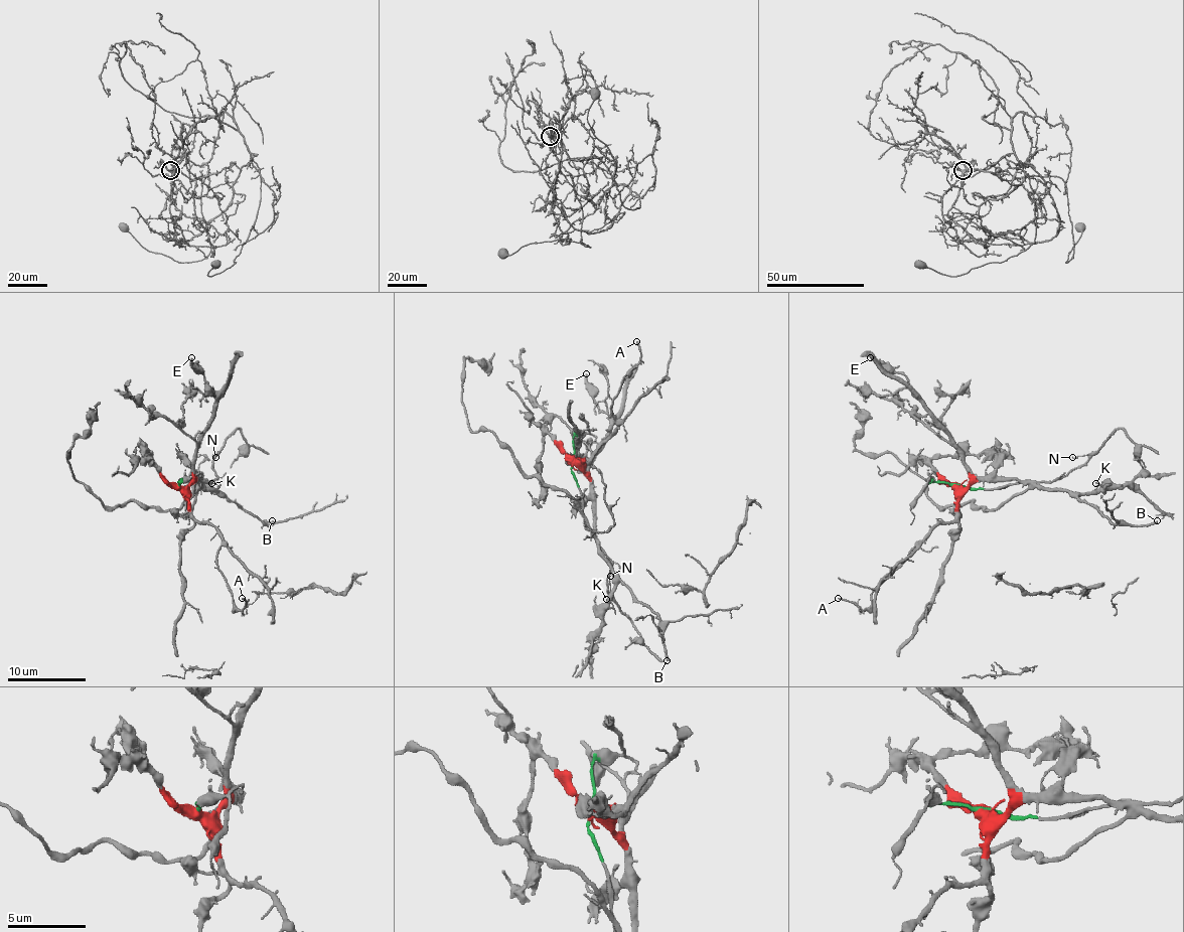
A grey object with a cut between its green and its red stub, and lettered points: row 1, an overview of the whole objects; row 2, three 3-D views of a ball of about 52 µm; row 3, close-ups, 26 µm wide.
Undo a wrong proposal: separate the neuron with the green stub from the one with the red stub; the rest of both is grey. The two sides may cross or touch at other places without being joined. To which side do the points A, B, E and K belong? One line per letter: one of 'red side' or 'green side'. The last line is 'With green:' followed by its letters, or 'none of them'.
A: red side
B: red side
E: red side
K: red side
With green: none of them

